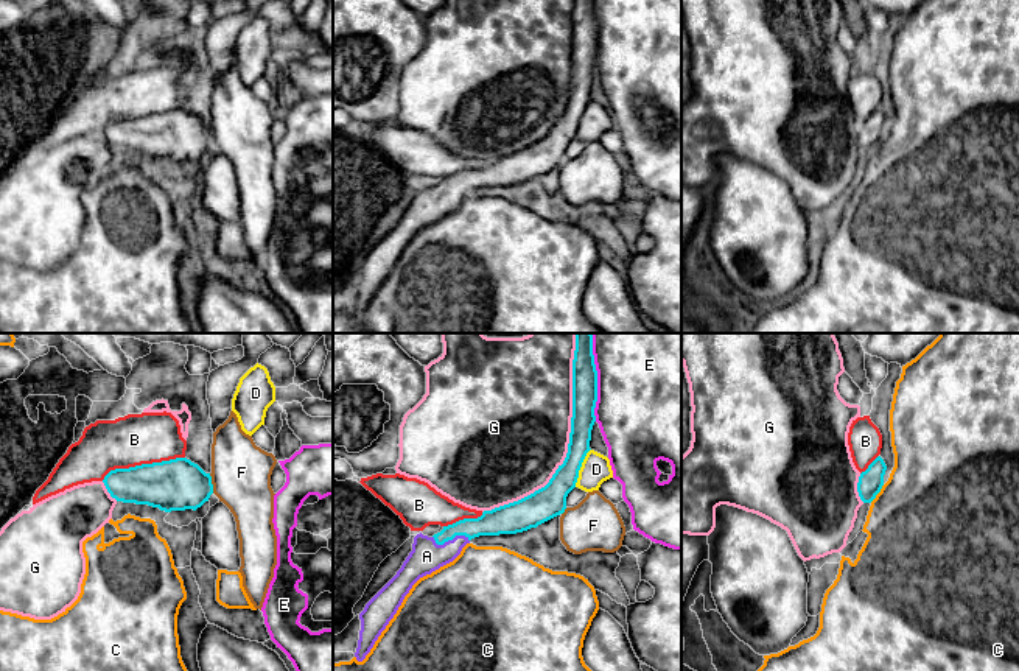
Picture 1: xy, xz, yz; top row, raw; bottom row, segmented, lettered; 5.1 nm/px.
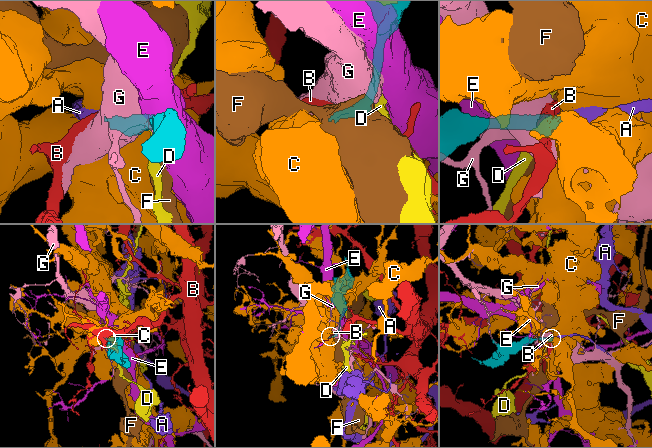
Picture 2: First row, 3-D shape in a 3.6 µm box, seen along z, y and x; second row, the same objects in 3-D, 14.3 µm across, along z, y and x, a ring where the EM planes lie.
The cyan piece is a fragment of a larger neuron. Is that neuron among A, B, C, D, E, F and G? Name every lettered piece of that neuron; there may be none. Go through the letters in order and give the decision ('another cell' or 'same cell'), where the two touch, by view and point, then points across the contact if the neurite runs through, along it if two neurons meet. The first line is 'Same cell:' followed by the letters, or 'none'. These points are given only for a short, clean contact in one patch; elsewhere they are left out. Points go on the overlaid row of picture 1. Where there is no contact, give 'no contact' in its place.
Same cell: A
A: same cell; contact xz (450, 539); way xz (495, 522), (467, 528), (450, 539), (439, 550), (427, 556)
B: another cell; contact xy (142, 464); border xy (184, 456), (115, 467), (101, 480)
C: another cell; contact yz (878, 492); border yz (884, 484), (870, 502)
D: another cell; contact xz (581, 466); border xz (590, 449), (574, 486)
E: another cell; contact xz (596, 377)
F: another cell; contact xy (210, 483); border xy (209, 474), (213, 492)
G: another cell; contact xz (570, 441)

